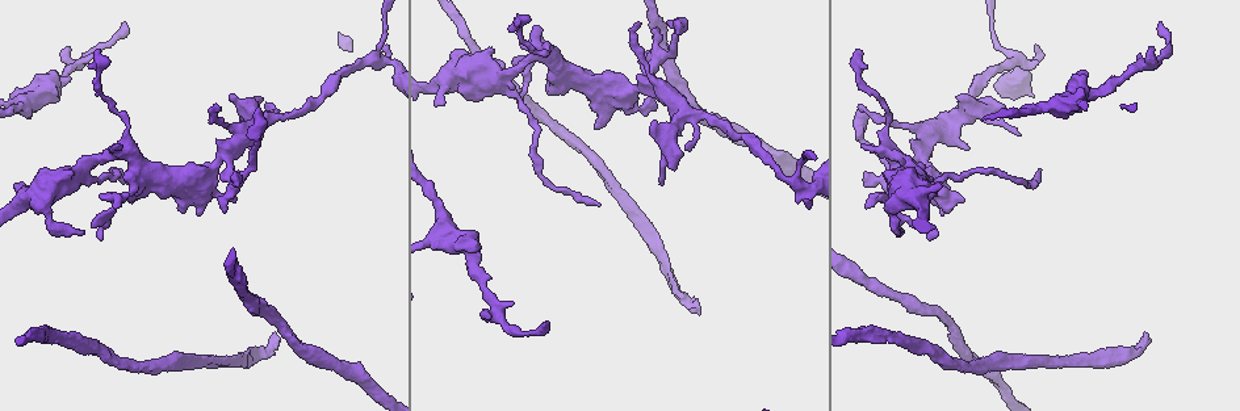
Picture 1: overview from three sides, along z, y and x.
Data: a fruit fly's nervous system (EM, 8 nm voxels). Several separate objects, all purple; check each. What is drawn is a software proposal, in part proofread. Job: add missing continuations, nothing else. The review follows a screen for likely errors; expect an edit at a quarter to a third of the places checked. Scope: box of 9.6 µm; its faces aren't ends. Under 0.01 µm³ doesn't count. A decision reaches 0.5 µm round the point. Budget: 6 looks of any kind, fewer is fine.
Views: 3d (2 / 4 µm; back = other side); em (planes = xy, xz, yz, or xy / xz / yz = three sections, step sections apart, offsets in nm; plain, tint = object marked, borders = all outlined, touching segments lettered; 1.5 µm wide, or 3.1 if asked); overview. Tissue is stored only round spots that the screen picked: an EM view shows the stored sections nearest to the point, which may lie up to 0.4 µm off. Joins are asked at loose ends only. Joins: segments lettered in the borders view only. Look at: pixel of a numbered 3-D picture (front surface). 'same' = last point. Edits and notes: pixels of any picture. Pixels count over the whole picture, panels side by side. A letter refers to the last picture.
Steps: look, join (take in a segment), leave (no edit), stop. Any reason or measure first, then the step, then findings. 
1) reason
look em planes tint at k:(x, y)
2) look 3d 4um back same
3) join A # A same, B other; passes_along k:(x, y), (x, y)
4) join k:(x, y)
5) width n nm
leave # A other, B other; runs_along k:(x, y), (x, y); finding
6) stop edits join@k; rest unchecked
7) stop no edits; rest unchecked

an open end
look em xy step 4 tint at 1:(472, 249)

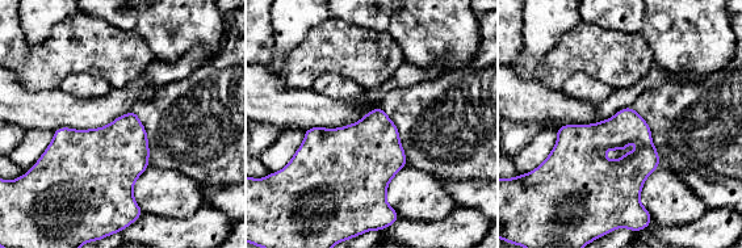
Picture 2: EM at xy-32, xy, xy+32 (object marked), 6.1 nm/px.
look em xy step 4 borders same

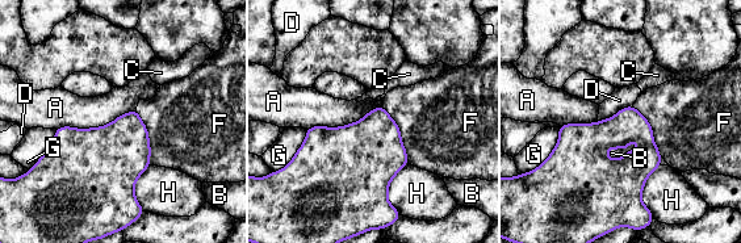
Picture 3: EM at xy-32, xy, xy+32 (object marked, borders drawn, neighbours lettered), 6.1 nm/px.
longest_contact A 500 nm
leave # A other, B other, C other, D other, F other, G other, H other; border 3:(632, 105), (627, 105), (598, 122); no lettered segment goes on from it

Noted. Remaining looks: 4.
thin end
look em planes borders at 1:(519, 23)

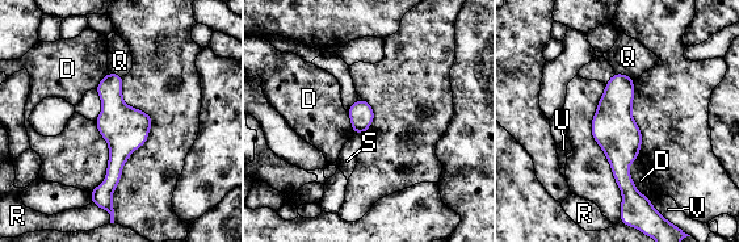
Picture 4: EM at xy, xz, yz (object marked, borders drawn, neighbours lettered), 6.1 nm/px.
leave # D other, Q other, R other, S other, U other, V other; runs_along 4:(617, 76), (620, 171), (628, 201); none of them fits

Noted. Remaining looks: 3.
branch stops here
look 3d 4um back at 1:(260, 109)

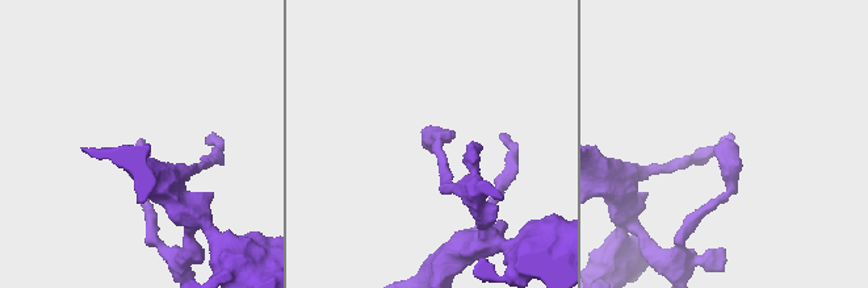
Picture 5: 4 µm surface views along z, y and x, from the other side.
now the EM
look em yz step 8 borders at 5:(141, 140)

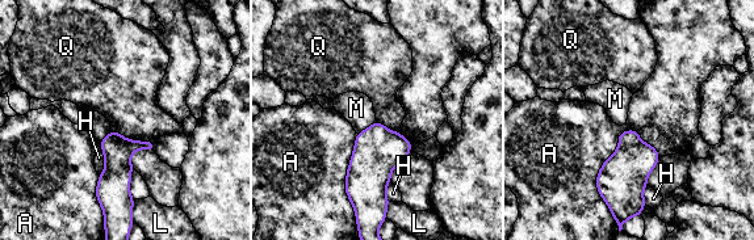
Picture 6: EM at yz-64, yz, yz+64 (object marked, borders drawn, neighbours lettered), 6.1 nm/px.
leave # A other, H other, L other, M other, Q other; border 6:(110, 130), (129, 139), (154, 142); no lettered segment goes on from it

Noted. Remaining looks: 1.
stop no edits; rest unchecked

